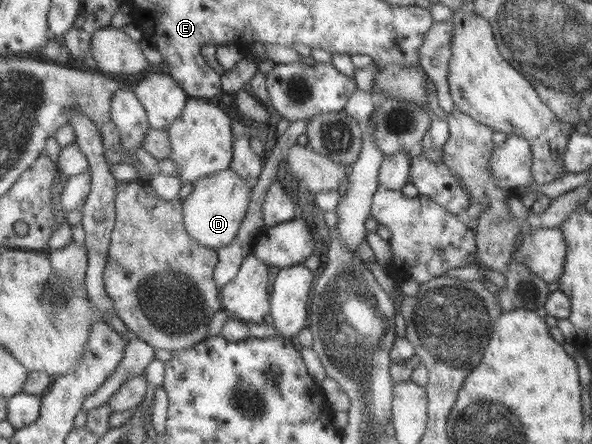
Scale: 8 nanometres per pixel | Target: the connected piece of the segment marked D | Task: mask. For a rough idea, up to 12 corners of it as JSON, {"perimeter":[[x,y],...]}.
{"perimeter":[[232,168],[185,200],[191,236],[213,249],[242,231],[253,187]]}

